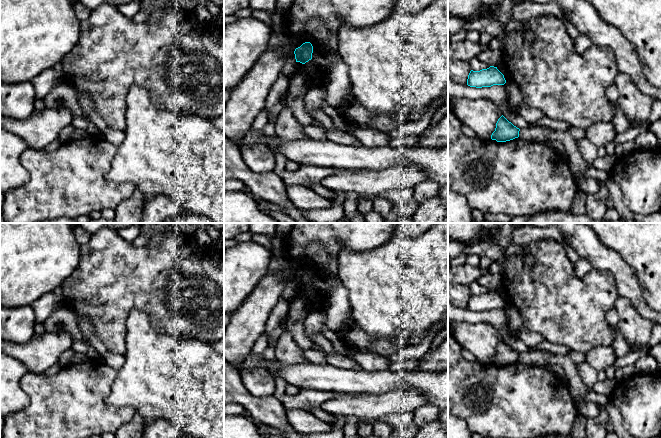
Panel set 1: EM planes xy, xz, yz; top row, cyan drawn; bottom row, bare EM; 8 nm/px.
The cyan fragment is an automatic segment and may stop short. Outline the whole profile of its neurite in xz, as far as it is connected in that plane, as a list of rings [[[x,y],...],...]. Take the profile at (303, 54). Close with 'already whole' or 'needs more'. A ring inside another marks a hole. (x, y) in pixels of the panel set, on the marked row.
[[[310,42],[303,43],[294,51],[296,62],[305,64],[312,59],[313,46]]]; already whole

